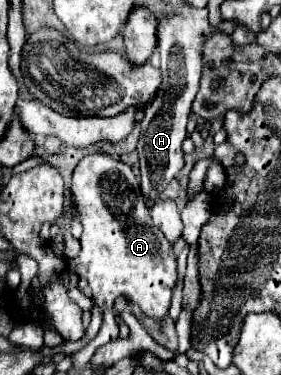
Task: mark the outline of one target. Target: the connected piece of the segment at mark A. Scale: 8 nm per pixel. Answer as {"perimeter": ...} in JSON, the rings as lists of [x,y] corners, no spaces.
{"perimeter":[[[88,155],[78,163],[70,191],[76,203],[76,217],[84,225],[84,233],[80,237],[82,251],[76,259],[72,259],[72,265],[78,275],[88,279],[94,305],[98,305],[102,313],[110,313],[114,299],[124,295],[130,303],[140,307],[146,317],[154,319],[156,323],[162,323],[168,315],[172,291],[178,283],[178,261],[174,247],[168,243],[164,233],[154,227],[150,207],[146,205],[146,199],[132,169],[122,161],[114,161],[110,155]]]}

